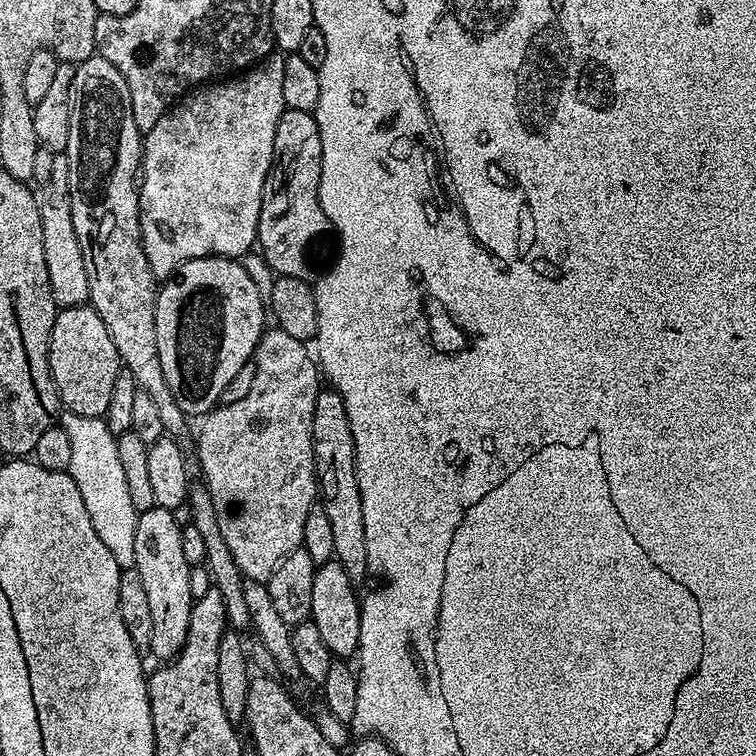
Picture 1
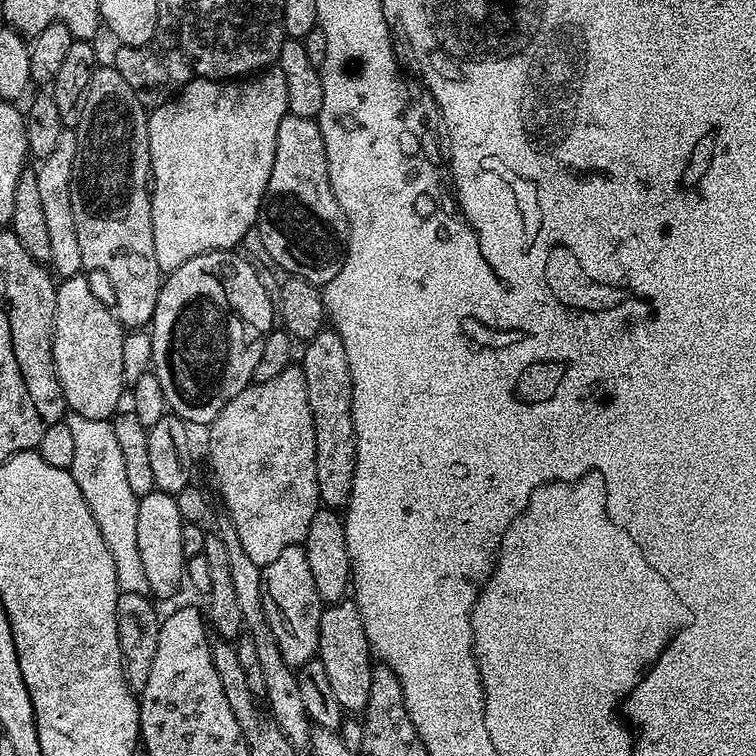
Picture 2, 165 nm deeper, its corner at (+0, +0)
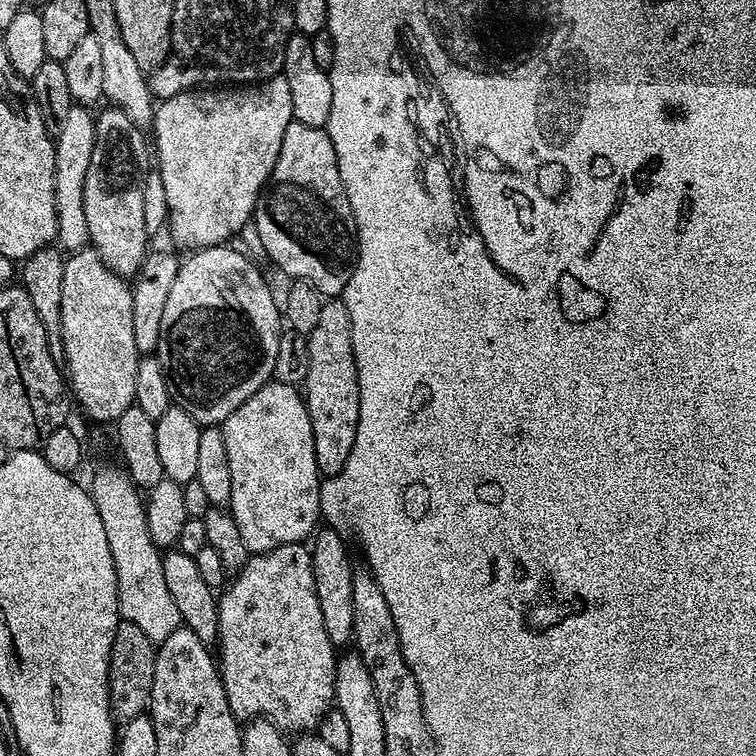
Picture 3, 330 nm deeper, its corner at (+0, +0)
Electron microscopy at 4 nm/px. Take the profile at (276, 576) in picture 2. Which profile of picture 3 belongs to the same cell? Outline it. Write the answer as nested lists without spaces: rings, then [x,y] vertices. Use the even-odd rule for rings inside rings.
[[[299,543],[249,555],[244,569],[231,577],[222,595],[218,600],[218,667],[230,710],[236,719],[247,722],[253,718],[267,718],[282,730],[295,734],[315,729],[334,704],[338,652],[326,634],[326,625],[322,623],[322,606],[318,606],[311,551]]]

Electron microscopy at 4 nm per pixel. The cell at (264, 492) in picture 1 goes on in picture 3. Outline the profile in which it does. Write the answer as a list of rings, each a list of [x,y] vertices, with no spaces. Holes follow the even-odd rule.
[[[269,382],[262,385],[234,410],[234,414],[224,419],[222,431],[226,459],[230,461],[230,511],[234,522],[238,522],[242,542],[246,542],[249,553],[269,552],[278,546],[307,541],[317,527],[316,520],[321,519],[322,477],[314,458],[314,434],[301,389],[295,384]]]

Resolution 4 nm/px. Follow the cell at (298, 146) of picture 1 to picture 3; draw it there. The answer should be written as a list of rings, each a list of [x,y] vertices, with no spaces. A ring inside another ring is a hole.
[[[297,120],[286,126],[278,162],[256,199],[255,224],[265,254],[288,278],[314,285],[325,298],[343,293],[356,265],[356,223],[338,174],[334,142],[325,129],[302,126]]]

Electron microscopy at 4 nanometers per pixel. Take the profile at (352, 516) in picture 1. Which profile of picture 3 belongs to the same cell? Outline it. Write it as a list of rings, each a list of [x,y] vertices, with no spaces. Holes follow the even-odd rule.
[[[325,299],[322,314],[312,332],[307,333],[310,370],[302,385],[304,403],[308,405],[310,426],[314,434],[314,458],[321,477],[338,476],[350,458],[354,434],[358,434],[360,387],[354,362],[352,323],[343,299]]]

